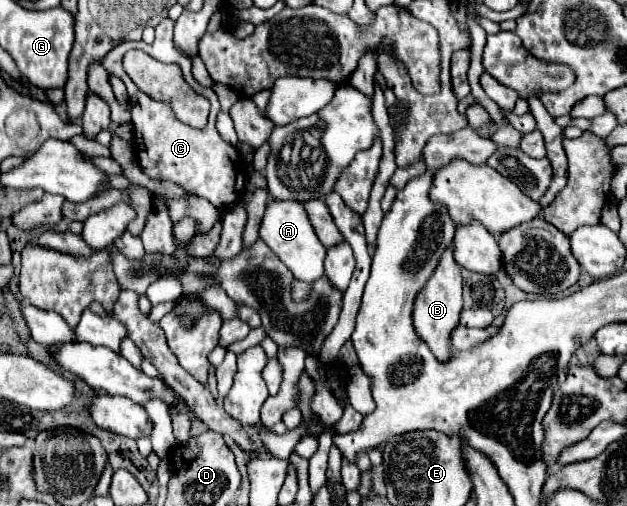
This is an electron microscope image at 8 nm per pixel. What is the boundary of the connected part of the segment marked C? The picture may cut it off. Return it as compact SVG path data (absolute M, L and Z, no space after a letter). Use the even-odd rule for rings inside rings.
M162 20L156 26L156 38L152 44L144 44L144 42L122 42L118 46L114 46L114 50L110 50L104 58L102 58L102 66L122 78L122 82L128 88L128 98L130 98L130 112L132 112L132 126L134 126L134 152L138 154L138 164L142 168L142 172L150 178L158 178L158 180L172 180L176 184L180 184L182 188L194 192L200 198L210 200L218 210L224 210L228 204L236 202L240 198L240 194L244 192L244 180L246 180L246 164L242 154L230 146L228 142L222 140L222 136L218 134L214 122L216 122L216 114L220 112L220 104L218 104L218 96L214 94L212 88L204 88L204 86L194 86L192 80L192 62L188 56L182 56L176 48L174 48L174 40L172 40L172 30L174 30L174 22L172 20ZM138 48L138 50L146 50L152 58L160 60L160 62L172 62L176 66L180 66L184 80L200 94L200 96L208 96L210 100L210 116L208 116L208 124L206 128L198 130L192 126L186 126L184 122L180 122L178 118L174 118L170 106L162 104L162 102L154 102L152 98L148 98L146 94L142 94L142 90L138 90L138 86L130 80L130 76L124 72L122 68L122 58L128 50Z

